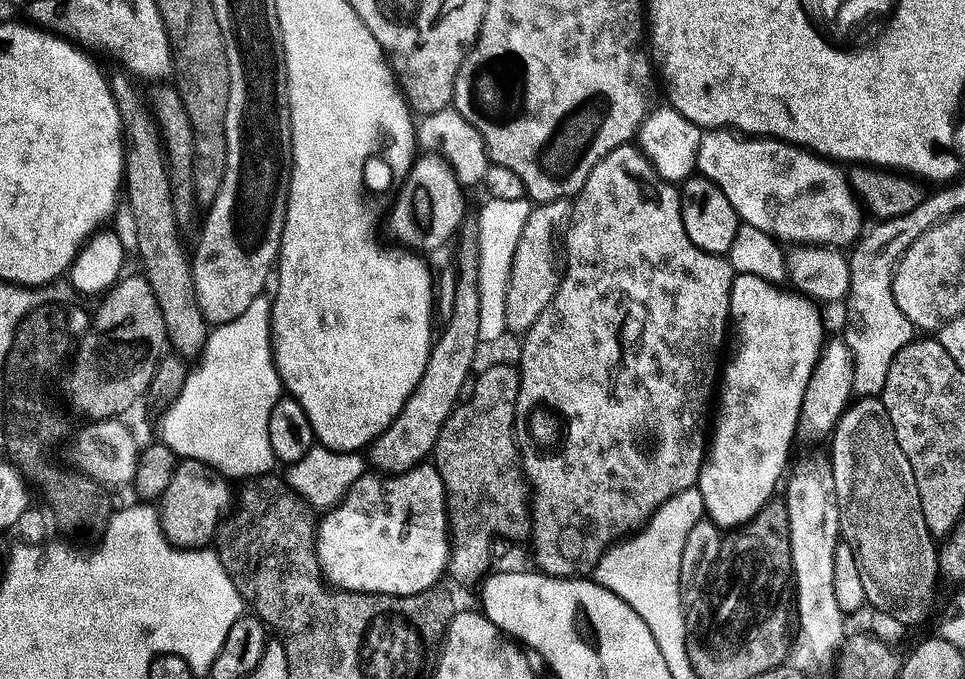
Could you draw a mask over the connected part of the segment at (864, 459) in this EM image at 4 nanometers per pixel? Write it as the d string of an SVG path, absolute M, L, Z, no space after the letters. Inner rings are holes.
M866 397L849 405L830 440L841 535L856 554L868 604L875 611L907 616L920 611L940 583L939 549L926 526L913 467L898 446L884 403Z

